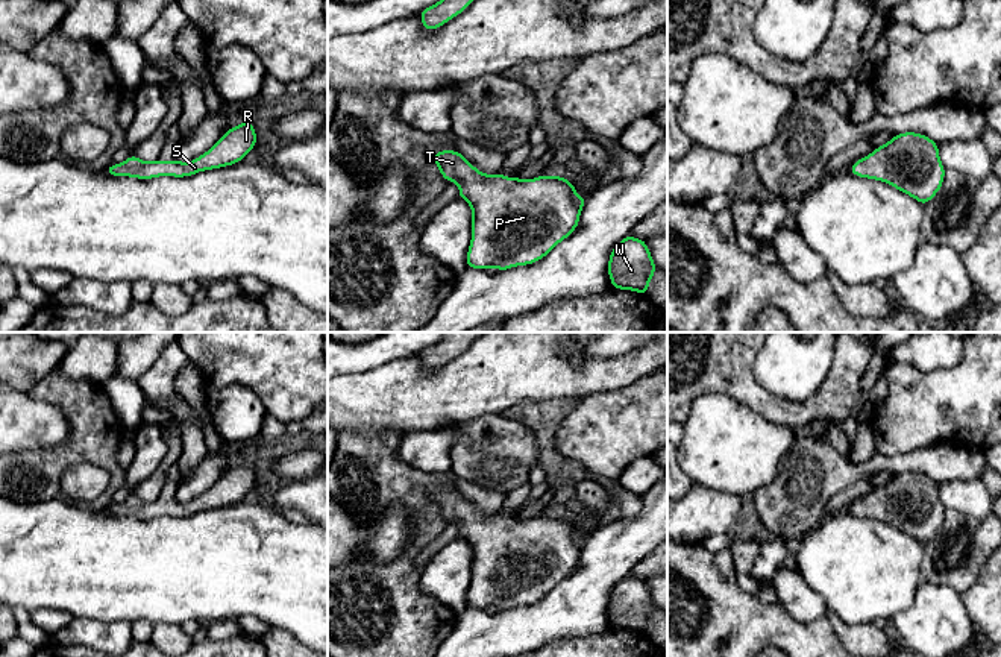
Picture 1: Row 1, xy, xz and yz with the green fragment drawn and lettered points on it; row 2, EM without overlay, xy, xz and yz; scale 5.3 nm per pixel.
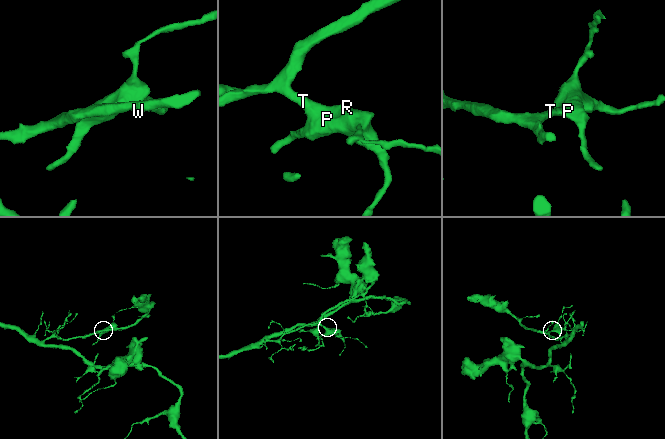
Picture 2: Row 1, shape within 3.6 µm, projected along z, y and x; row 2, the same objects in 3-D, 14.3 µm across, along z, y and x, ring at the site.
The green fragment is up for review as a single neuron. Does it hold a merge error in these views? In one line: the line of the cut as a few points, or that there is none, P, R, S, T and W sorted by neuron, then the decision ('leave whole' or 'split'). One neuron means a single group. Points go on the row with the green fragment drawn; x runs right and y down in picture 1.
cut none; groups P R S T W; leave whole

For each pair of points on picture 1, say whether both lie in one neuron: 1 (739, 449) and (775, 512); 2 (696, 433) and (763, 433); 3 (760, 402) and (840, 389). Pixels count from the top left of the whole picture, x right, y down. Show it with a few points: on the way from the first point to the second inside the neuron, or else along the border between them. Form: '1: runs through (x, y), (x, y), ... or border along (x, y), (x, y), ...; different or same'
1: border along (781, 457), (777, 474), (753, 493); different
2: runs through (713, 433), (746, 433); same
3: runs through (780, 410), (810, 410), (821, 405); same

